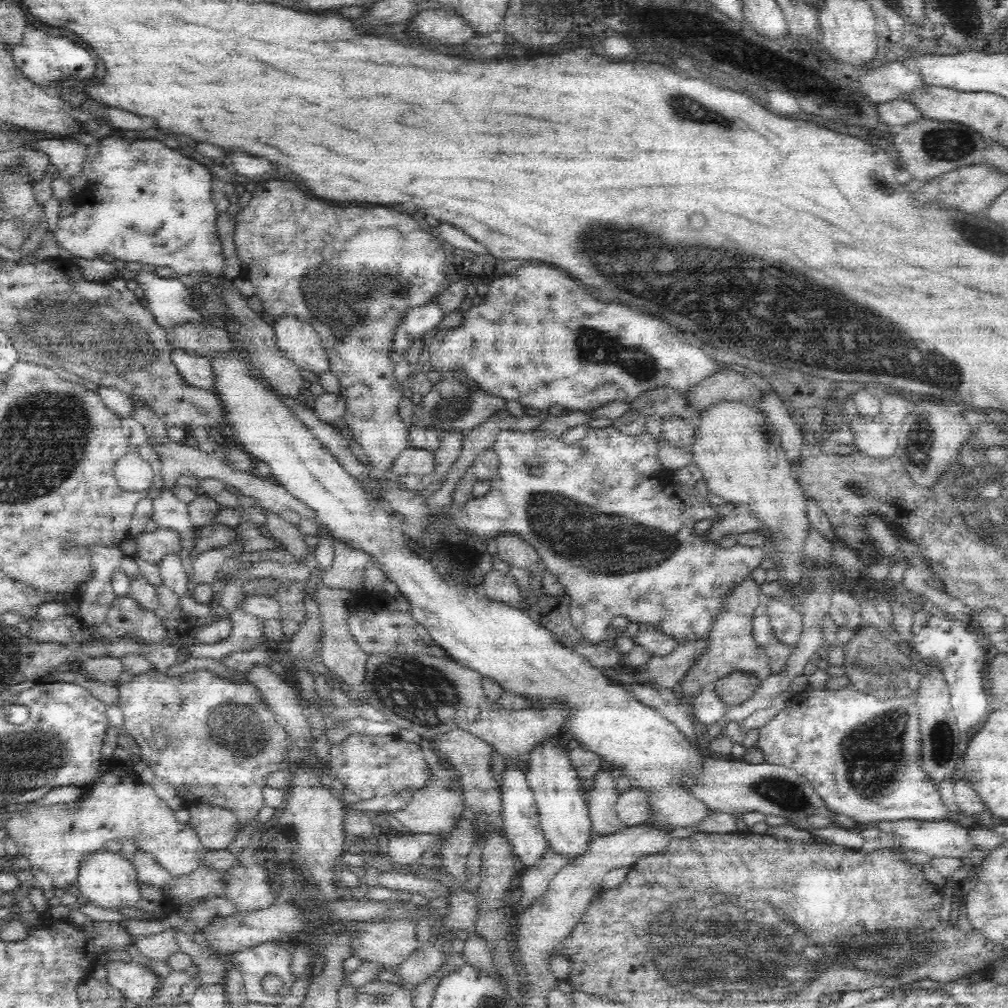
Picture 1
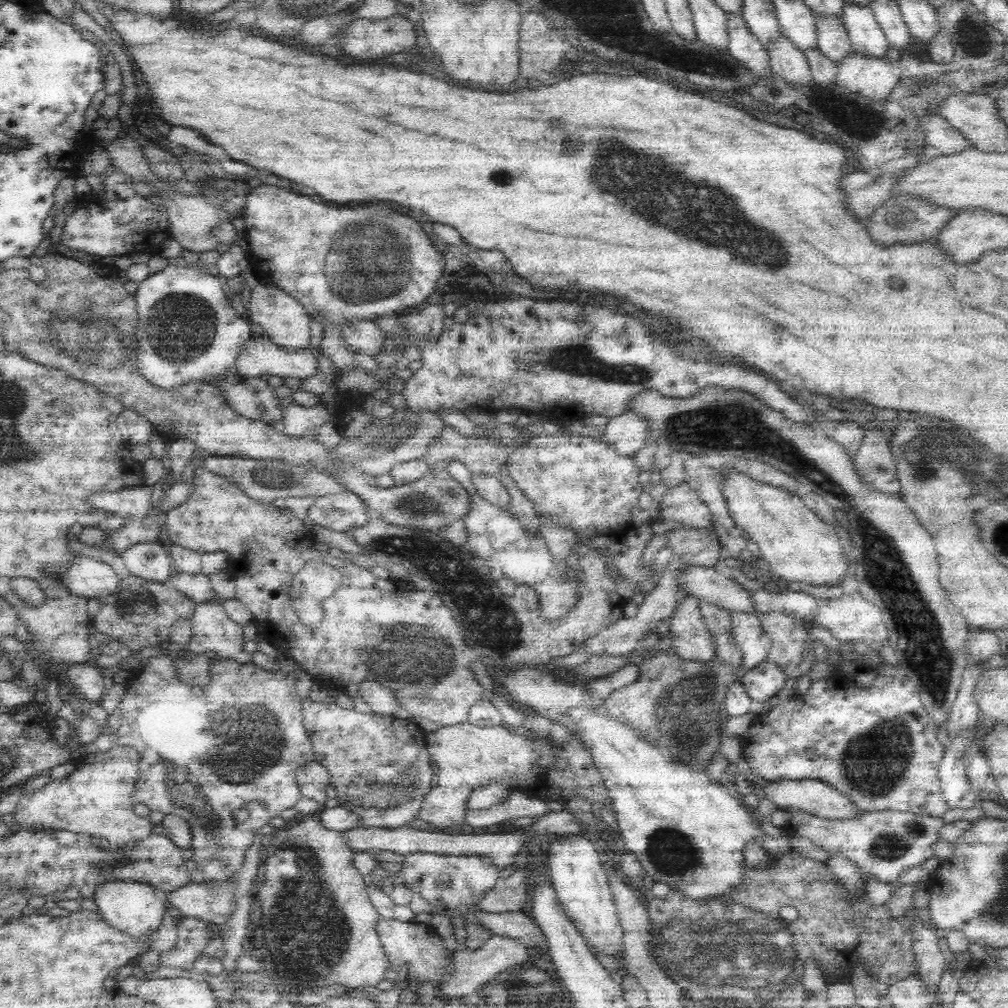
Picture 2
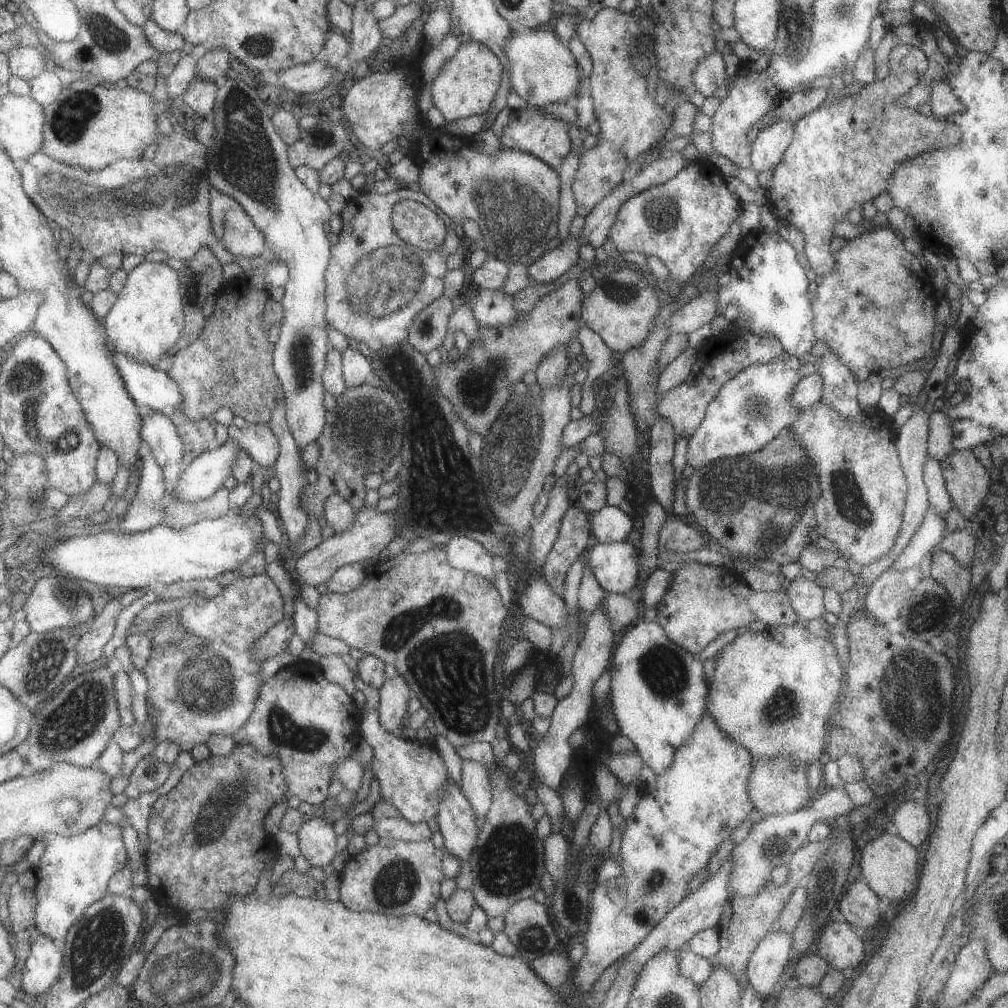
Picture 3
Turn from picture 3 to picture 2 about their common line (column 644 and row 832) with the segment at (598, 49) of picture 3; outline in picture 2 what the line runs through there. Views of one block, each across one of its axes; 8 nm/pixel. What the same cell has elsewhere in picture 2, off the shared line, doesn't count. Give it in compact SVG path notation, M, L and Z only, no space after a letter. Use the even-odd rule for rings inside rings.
M130 746L114 748L114 754L90 758L90 762L84 762L64 782L52 780L40 792L20 798L20 804L14 810L16 816L12 818L12 822L18 822L16 830L30 830L36 824L34 832L68 830L76 832L78 836L100 836L102 840L110 842L110 848L146 840L148 836L152 836L154 824L148 818L136 816L136 804L132 804L140 760L142 756Z

